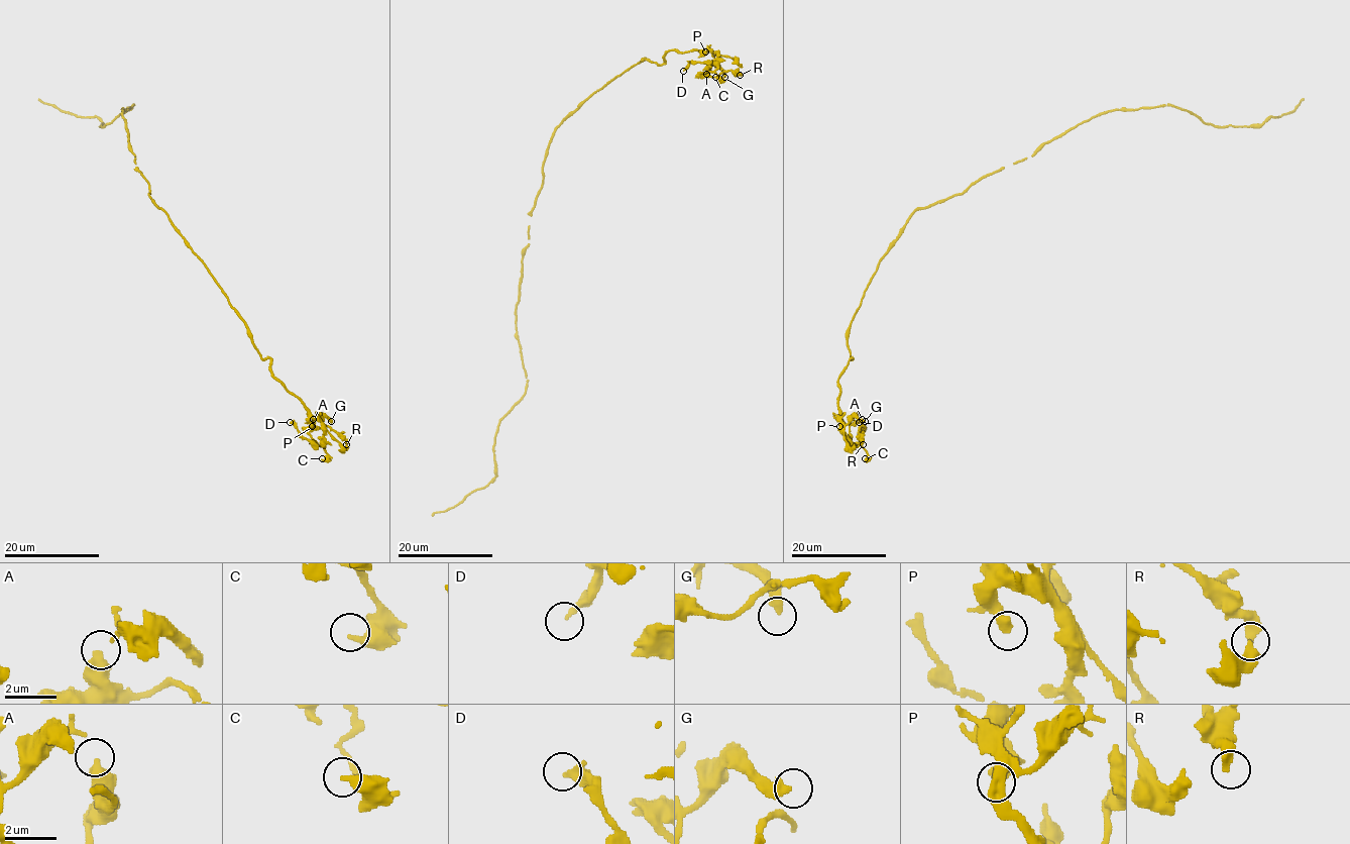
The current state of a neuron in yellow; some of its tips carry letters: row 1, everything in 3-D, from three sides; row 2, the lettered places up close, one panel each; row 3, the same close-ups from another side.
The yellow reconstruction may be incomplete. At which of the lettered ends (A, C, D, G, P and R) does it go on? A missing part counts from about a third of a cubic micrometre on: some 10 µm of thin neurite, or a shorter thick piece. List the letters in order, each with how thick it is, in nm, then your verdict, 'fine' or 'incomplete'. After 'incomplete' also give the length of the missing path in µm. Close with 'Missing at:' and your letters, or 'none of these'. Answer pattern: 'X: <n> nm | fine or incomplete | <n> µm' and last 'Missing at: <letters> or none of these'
A: 360 nm | fine
C: 320 nm | fine
D: 190 nm | fine
G: 380 nm | fine
P: 440 nm | fine
R: 240 nm | fine
Missing at: none of these

